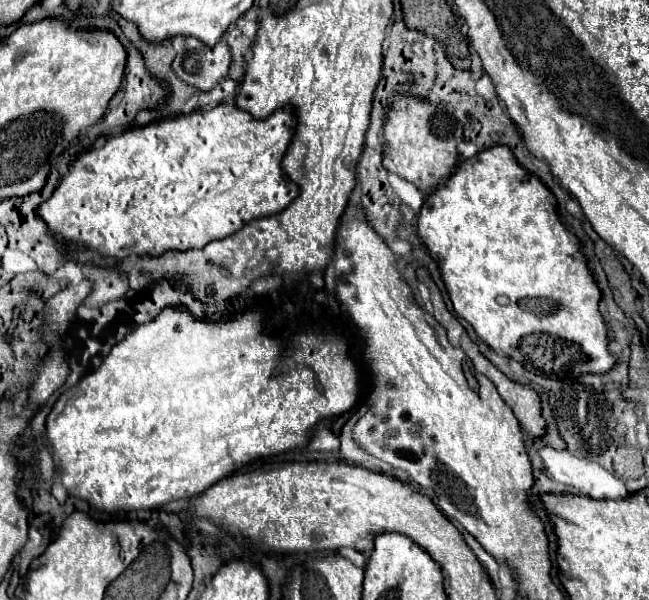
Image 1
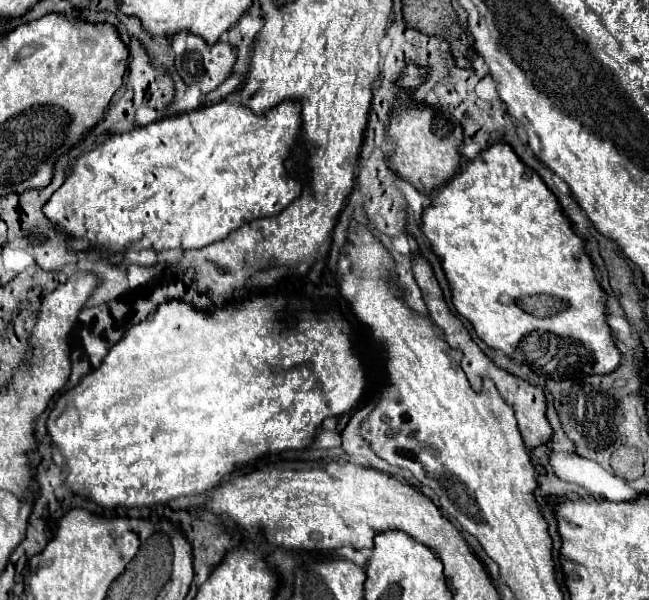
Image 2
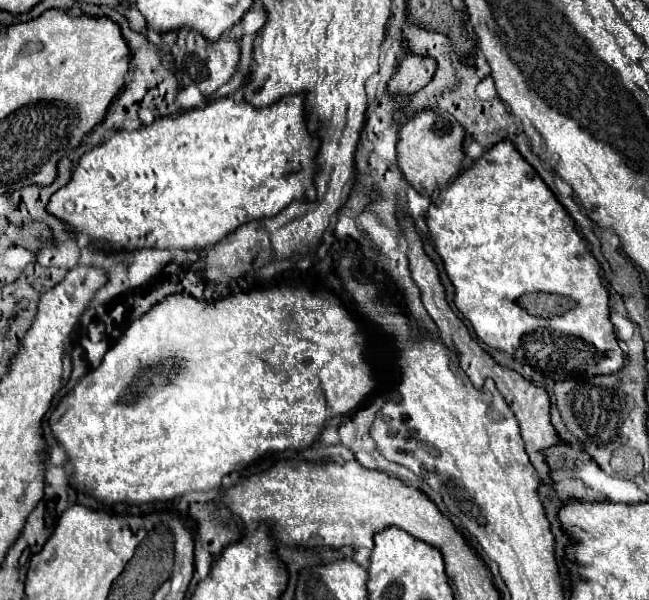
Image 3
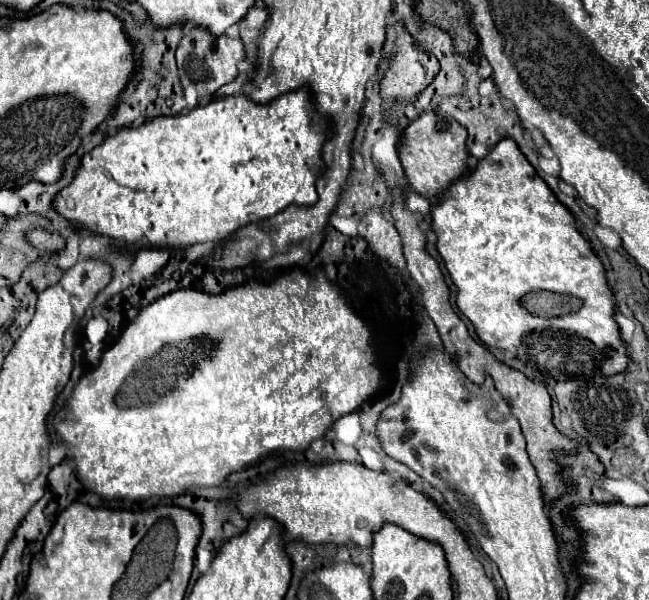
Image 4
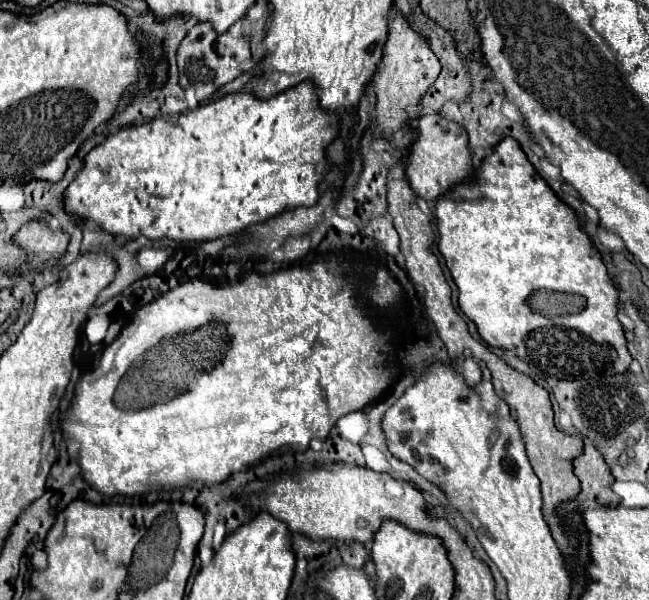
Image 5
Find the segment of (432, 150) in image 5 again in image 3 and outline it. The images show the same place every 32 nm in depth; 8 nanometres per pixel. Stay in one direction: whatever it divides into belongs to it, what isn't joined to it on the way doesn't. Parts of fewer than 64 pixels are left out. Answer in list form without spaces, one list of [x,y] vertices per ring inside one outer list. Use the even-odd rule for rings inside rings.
[[[420,110],[414,116],[402,116],[396,124],[396,136],[396,162],[404,178],[420,194],[432,196],[458,176],[464,160],[464,128],[452,116],[438,110]]]

